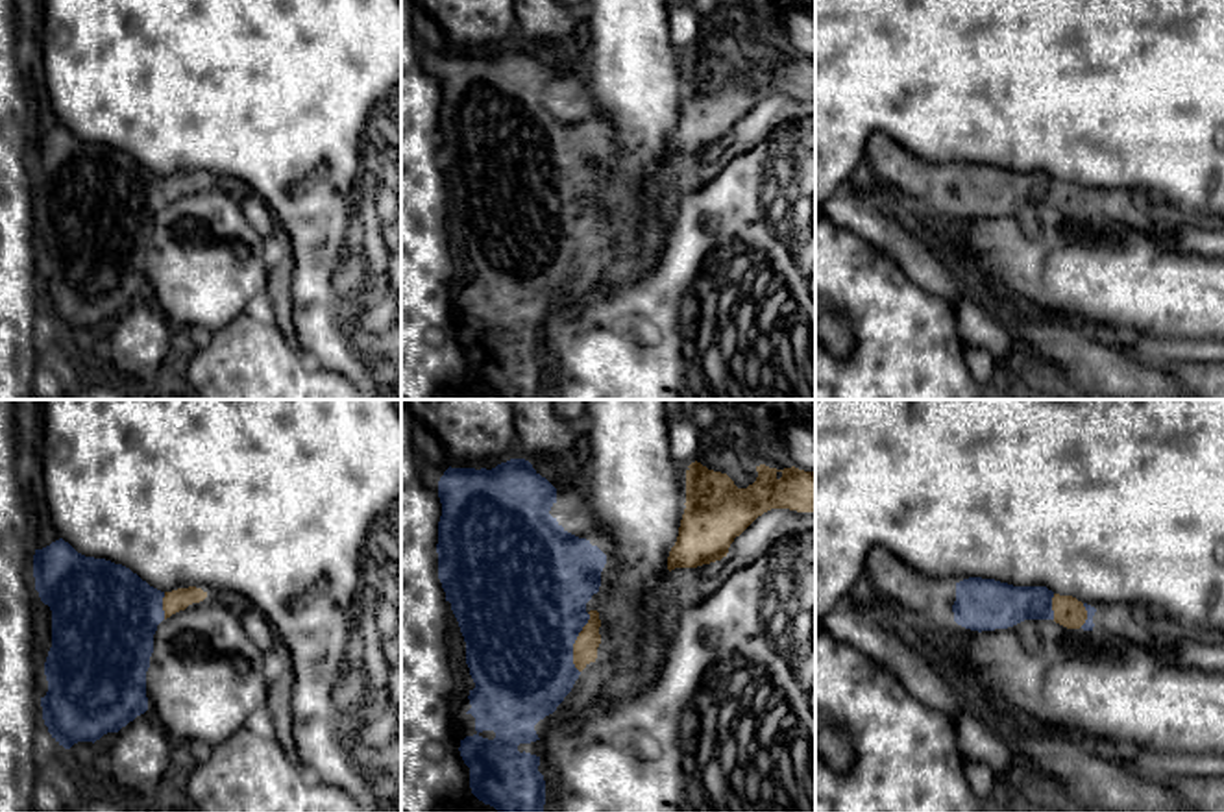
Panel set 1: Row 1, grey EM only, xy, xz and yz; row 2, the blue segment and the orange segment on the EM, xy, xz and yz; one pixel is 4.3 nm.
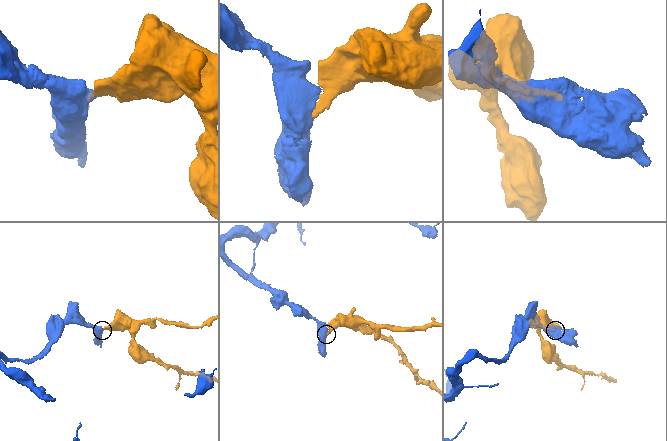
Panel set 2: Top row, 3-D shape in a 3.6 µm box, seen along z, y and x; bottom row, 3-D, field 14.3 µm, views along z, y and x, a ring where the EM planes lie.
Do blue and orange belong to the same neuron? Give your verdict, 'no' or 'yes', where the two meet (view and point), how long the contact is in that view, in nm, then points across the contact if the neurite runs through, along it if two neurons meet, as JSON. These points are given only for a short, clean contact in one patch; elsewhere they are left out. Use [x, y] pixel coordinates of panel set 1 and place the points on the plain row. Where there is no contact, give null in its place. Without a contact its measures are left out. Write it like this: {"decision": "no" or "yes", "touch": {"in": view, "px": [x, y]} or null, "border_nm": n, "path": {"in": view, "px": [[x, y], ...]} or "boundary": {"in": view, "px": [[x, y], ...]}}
{"decision": "yes", "touch": {"in": "xz", "px": [574, 228]}, "border_nm": 260, "path": {"in": "xz", "px": [[520, 208], [548, 224], [574, 228], [585, 235]]}}

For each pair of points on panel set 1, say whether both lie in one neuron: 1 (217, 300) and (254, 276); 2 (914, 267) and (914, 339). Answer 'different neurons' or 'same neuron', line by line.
1: same neuron
2: different neurons

